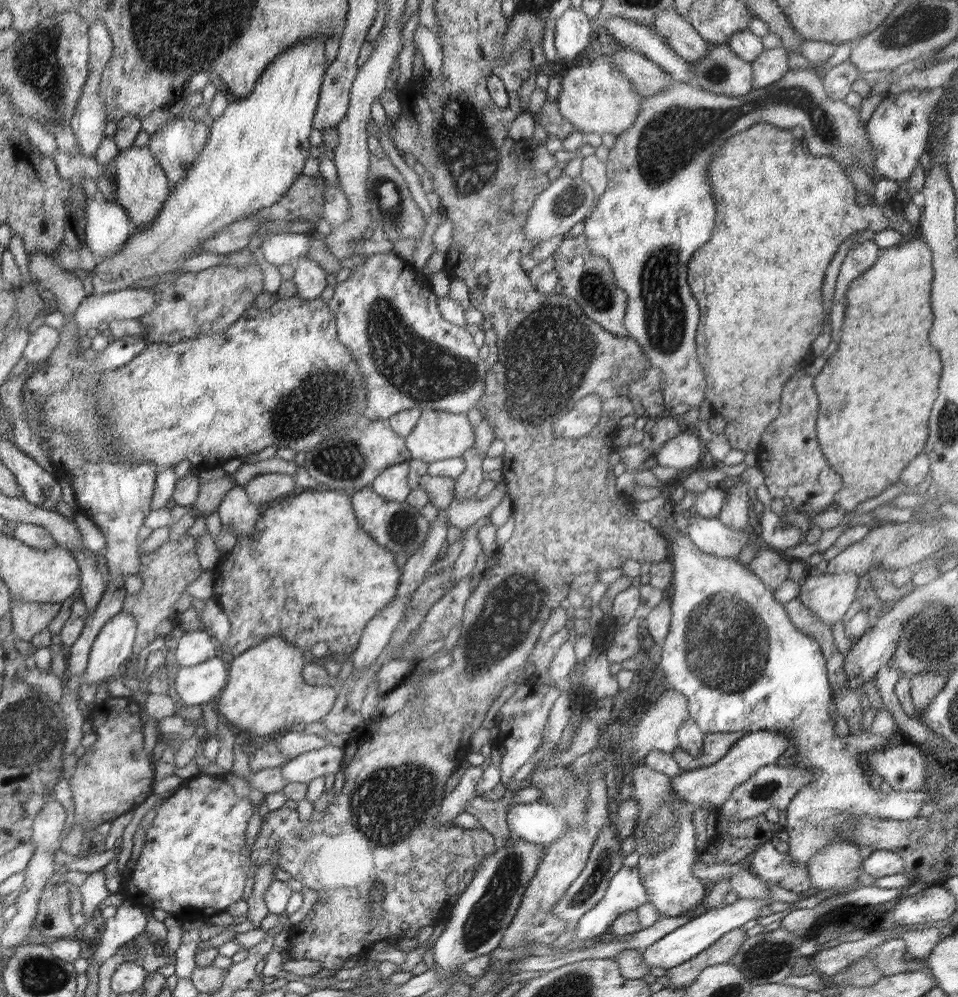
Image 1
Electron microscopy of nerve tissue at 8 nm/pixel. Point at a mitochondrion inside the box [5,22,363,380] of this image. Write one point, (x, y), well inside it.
(39, 63)

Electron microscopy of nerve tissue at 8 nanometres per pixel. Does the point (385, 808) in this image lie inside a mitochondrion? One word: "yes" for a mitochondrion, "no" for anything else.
yes

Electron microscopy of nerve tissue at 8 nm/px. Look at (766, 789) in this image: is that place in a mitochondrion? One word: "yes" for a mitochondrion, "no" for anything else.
yes

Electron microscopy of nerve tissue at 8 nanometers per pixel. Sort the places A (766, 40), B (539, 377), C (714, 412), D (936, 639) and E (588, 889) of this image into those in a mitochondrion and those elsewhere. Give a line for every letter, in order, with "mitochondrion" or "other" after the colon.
A: other
B: mitochondrion
C: other
D: mitochondrion
E: mitochondrion

